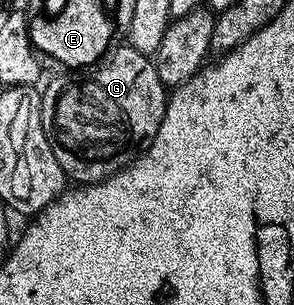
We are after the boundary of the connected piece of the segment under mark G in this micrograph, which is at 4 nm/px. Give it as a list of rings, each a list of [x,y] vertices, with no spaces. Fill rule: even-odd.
[[[119,46],[110,53],[108,62],[100,62],[86,70],[71,70],[67,76],[51,80],[41,92],[43,109],[43,129],[49,146],[61,166],[64,177],[76,185],[96,184],[108,180],[115,172],[120,172],[155,140],[157,130],[163,121],[167,109],[168,89],[163,87],[161,78],[157,78],[155,61],[146,52],[138,52],[130,46]]]

